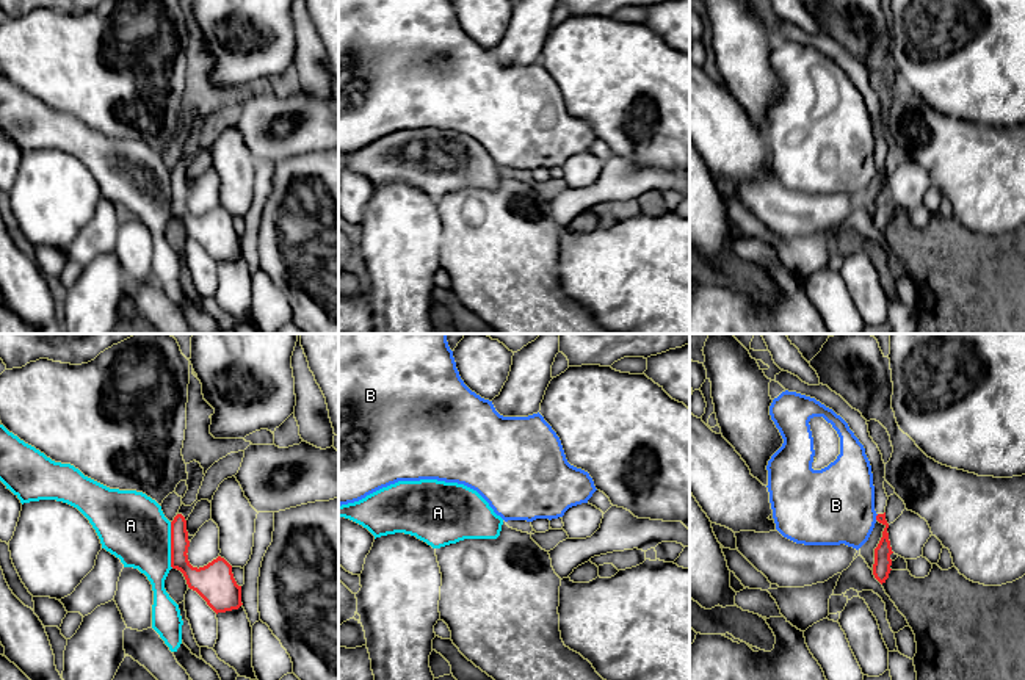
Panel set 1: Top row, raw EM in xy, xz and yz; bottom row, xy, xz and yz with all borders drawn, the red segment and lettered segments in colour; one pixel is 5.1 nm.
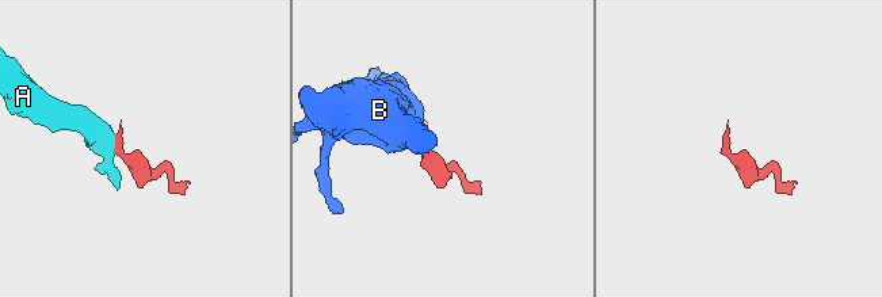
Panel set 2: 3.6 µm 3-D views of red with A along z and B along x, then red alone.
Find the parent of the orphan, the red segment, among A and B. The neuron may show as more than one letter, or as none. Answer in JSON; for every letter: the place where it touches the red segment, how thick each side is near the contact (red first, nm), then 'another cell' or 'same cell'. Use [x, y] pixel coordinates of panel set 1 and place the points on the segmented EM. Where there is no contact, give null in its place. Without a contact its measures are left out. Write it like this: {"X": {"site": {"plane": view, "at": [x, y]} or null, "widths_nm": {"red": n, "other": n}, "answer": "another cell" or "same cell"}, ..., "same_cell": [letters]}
{"A": {"site": {"plane": "xy", "at": [171, 546]}, "widths_nm": {"red": 150, "other": 360}, "answer": "another cell"}, "B": {"site": {"plane": "yz", "at": [876, 517]}, "widths_nm": {"red": 90, "other": 400}, "answer": "another cell"}, "same_cell": []}

